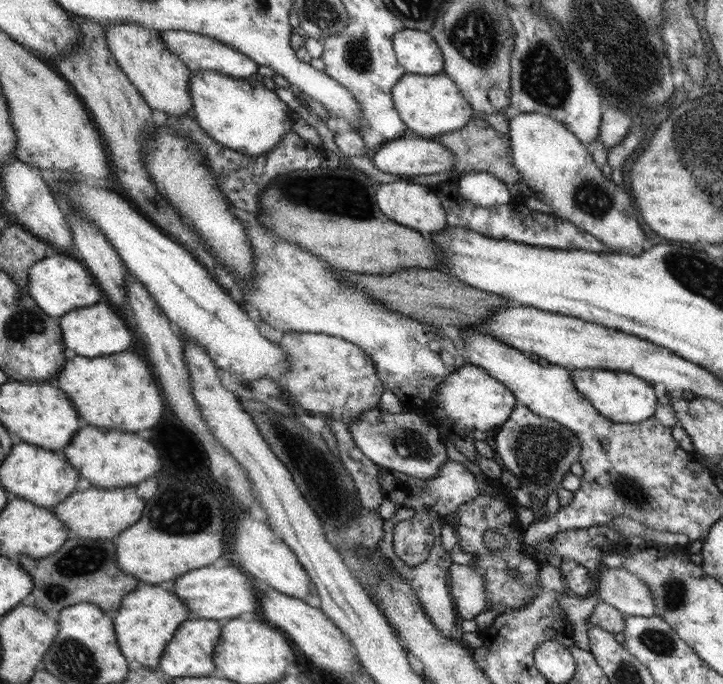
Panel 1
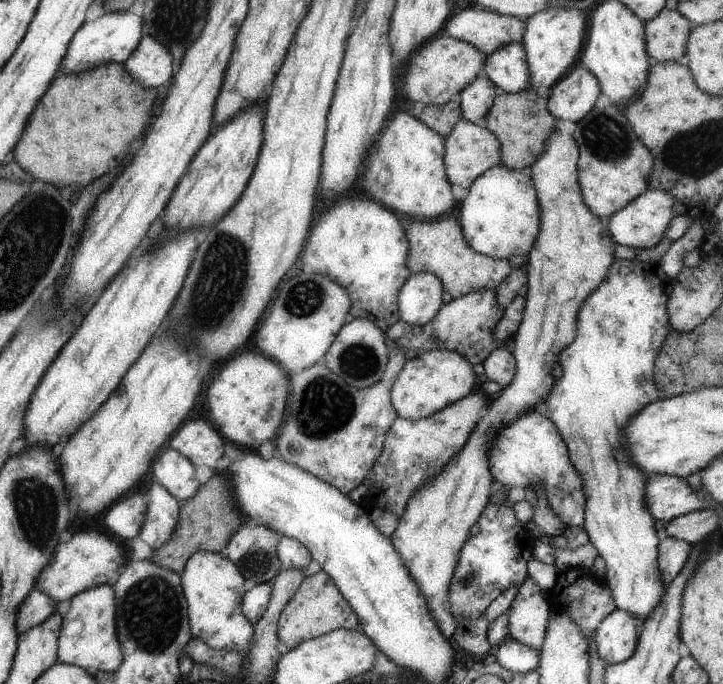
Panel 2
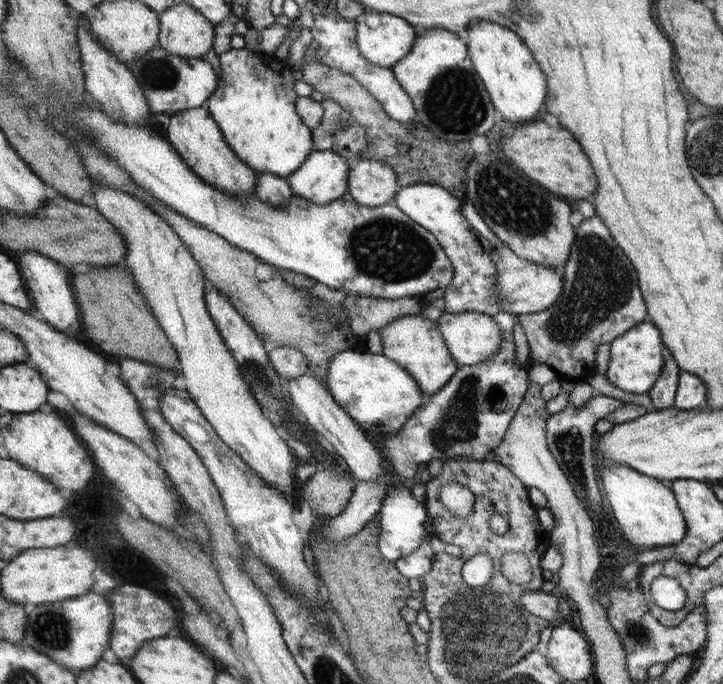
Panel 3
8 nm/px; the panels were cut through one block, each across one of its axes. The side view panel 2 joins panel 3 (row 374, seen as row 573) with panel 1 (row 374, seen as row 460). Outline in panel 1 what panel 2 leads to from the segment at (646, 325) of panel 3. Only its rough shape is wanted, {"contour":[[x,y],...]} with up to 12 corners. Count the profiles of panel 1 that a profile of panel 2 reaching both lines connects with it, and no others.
{"contour":[[573,368],[577,391],[615,423],[657,412],[654,386],[634,373]]}

